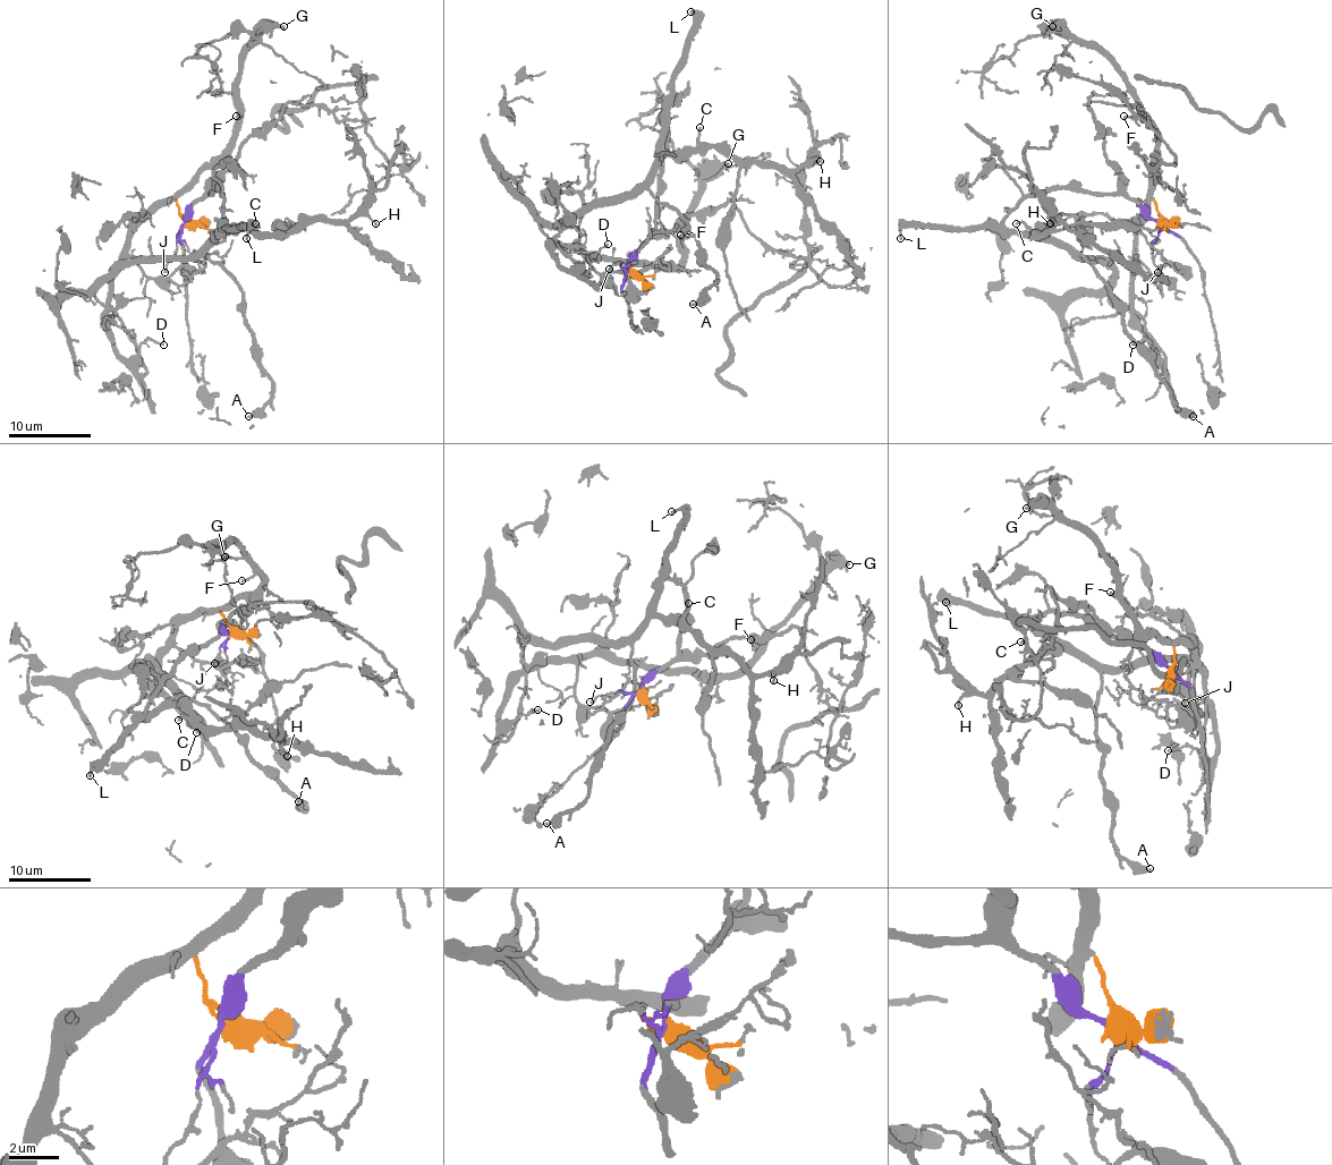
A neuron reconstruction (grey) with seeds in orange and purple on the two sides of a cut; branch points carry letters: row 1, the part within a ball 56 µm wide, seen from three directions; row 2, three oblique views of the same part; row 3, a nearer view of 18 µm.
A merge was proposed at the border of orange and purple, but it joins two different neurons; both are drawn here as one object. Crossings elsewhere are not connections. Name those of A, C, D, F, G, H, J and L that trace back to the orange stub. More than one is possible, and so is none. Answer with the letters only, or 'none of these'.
D, F, G

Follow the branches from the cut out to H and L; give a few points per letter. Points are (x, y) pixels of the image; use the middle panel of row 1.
H: (628, 270), (653, 230), (666, 116), (666, 151), (720, 146), (729, 155), (788, 169), (821, 161)
L: (628, 270), (635, 253), (653, 230), (673, 69), (681, 57), (688, 32), (696, 24), (696, 16), (689, 11)

